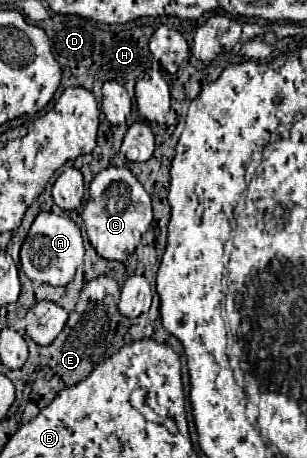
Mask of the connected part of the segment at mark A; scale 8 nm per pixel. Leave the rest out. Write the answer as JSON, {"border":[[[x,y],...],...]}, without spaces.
{"border":[[[39,213],[21,245],[23,273],[33,281],[59,287],[59,285],[67,285],[75,277],[77,267],[81,265],[83,265],[81,229],[69,217],[55,215],[55,213]]]}

